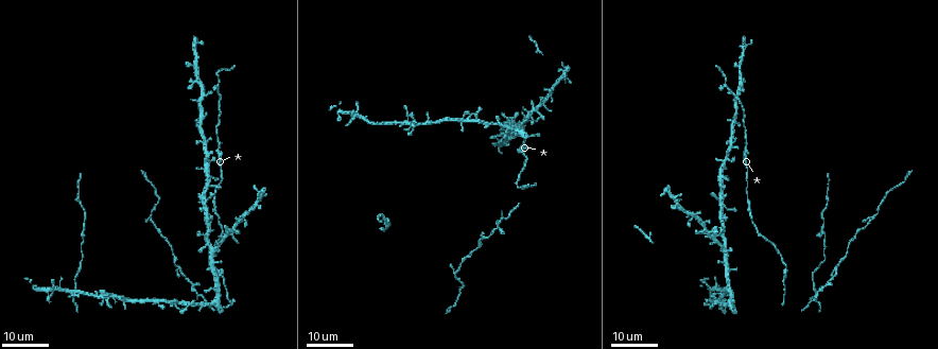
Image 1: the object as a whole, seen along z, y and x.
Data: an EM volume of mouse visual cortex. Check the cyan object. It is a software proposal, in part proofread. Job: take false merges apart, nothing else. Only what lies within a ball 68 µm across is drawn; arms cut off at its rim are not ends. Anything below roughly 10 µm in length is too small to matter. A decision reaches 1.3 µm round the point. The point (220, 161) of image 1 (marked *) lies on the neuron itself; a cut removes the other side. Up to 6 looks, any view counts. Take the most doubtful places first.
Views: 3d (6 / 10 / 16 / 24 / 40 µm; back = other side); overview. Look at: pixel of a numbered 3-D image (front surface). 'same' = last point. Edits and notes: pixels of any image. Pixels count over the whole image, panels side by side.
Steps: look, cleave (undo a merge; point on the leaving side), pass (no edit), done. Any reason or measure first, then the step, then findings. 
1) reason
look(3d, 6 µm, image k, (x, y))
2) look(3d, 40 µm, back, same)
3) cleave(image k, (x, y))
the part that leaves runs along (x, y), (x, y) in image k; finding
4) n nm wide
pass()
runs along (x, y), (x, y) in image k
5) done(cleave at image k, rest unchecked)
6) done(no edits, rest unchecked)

side arm on a straight run
look(3d, 16 µm, image 1, (149, 216))

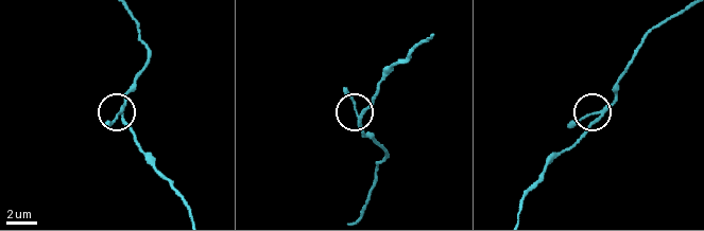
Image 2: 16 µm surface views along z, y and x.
zoom in
look(3d, 6 µm, image 2, (116, 115))

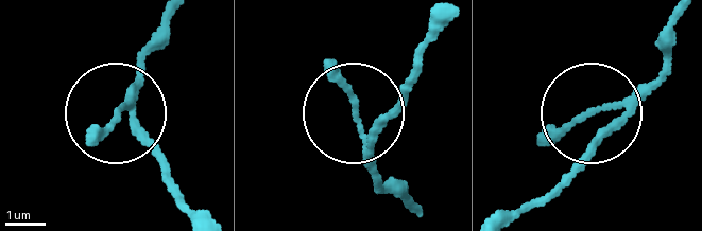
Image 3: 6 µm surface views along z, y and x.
look(3d, 6 µm, back, image 3, (117, 110))

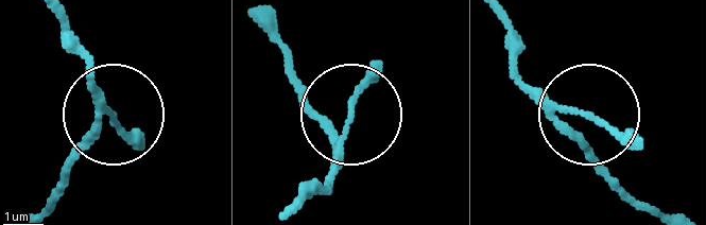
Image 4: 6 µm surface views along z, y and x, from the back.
150 nm wide
pass()
runs along (655, 215), (584, 140), (581, 114), (533, 90), (513, 63) in image 4; continuous, no second neuron

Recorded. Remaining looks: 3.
looks like a crossing
look(3d, 16 µm, image 1, (693, 218))

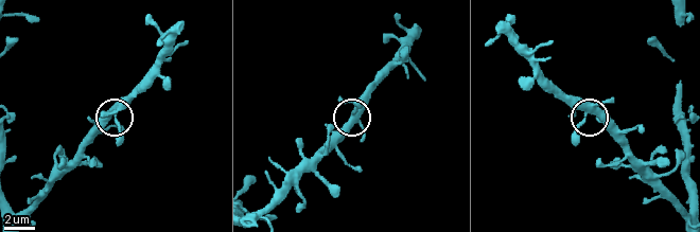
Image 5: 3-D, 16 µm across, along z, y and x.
look(3d, 10 µm, image 5, (589, 110))

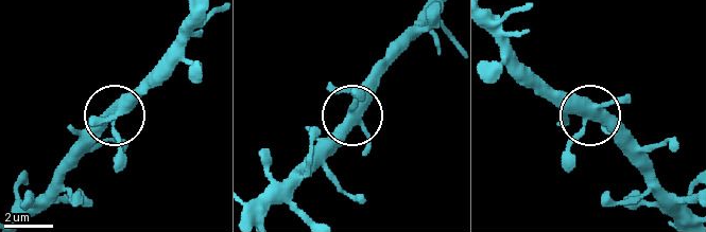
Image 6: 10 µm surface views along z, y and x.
pass()
runs along (681, 214), (647, 165), (609, 128), (545, 82) in image 6; continuous, no second neuron

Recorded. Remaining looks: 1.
done(no edits, rest unchecked)

